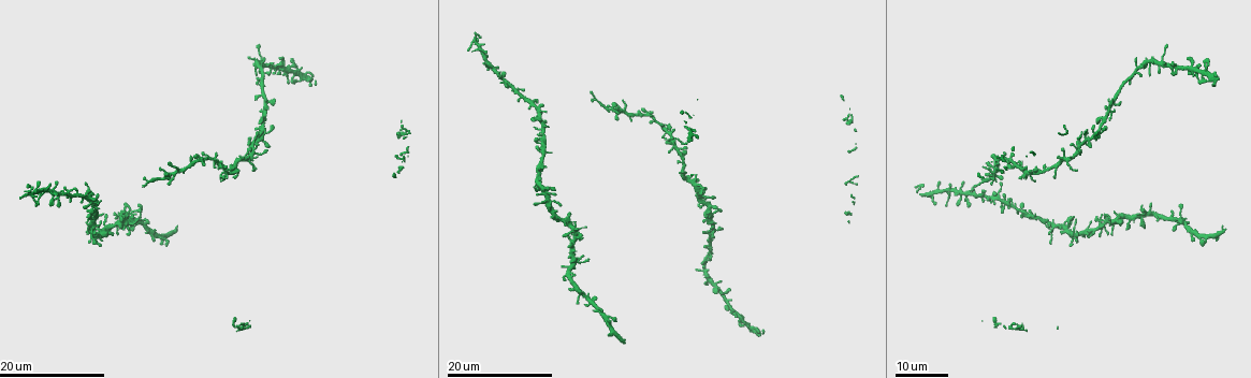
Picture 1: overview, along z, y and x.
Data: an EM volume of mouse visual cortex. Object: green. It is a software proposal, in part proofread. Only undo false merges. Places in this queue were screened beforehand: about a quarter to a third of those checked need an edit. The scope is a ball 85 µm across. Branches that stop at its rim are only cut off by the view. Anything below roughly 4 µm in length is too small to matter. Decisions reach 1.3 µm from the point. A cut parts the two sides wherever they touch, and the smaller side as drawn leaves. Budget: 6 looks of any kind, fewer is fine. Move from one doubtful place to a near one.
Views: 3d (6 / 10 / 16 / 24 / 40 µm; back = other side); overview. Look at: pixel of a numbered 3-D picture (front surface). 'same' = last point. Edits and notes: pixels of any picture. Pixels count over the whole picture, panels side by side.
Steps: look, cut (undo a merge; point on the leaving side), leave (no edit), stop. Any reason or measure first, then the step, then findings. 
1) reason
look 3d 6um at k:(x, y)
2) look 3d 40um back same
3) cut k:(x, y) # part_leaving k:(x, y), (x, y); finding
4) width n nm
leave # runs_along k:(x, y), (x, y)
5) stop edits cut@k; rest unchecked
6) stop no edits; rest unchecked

look 3d 24um at 1:(712, 212)

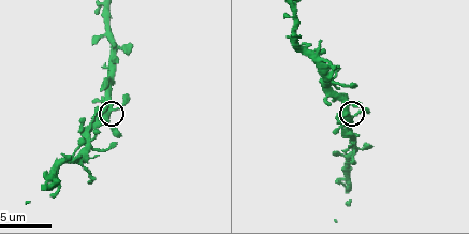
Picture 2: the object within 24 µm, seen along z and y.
look 3d 10um at 2:(353, 117)

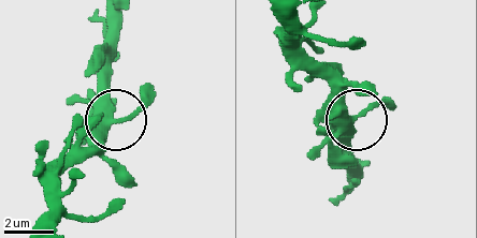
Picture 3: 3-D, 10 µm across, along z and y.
look 3d 10um back at 3:(115, 119)

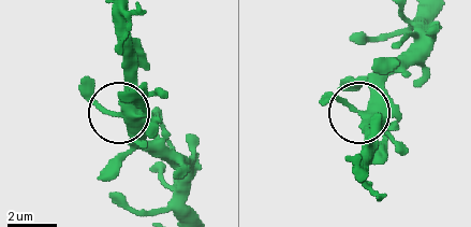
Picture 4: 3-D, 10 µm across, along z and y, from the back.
side_arm 31 um
leave # one cell here

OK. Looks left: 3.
small branch off a trunk
look 3d 10um at 2:(356, 148)

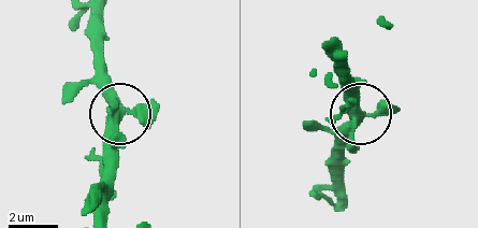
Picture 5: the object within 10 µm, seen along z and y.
arms 5
leave # one cell here

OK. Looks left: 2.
look 3d 24um at 1:(1032, 176)

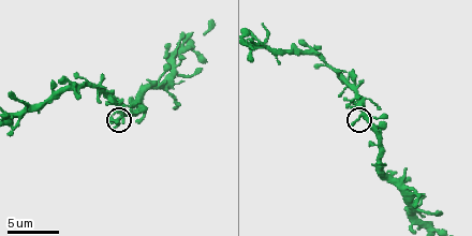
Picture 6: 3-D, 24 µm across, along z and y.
look 3d 10um at 6:(362, 118)

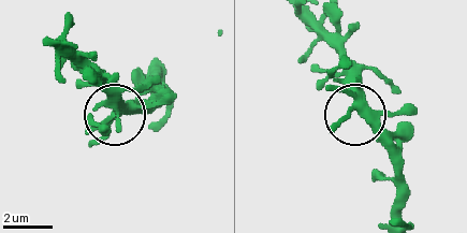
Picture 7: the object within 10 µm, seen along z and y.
width 320 nm
leave # one cell here

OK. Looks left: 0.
stop no edits; rest unchecked

